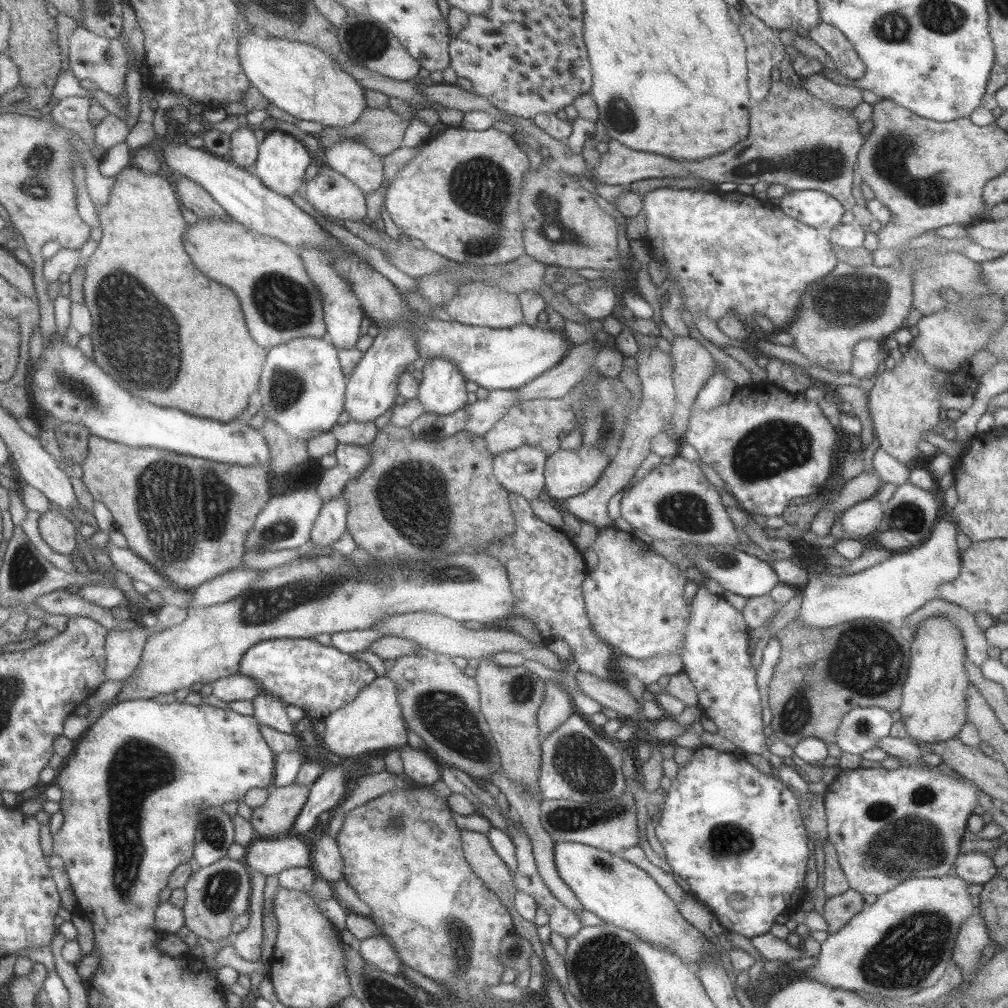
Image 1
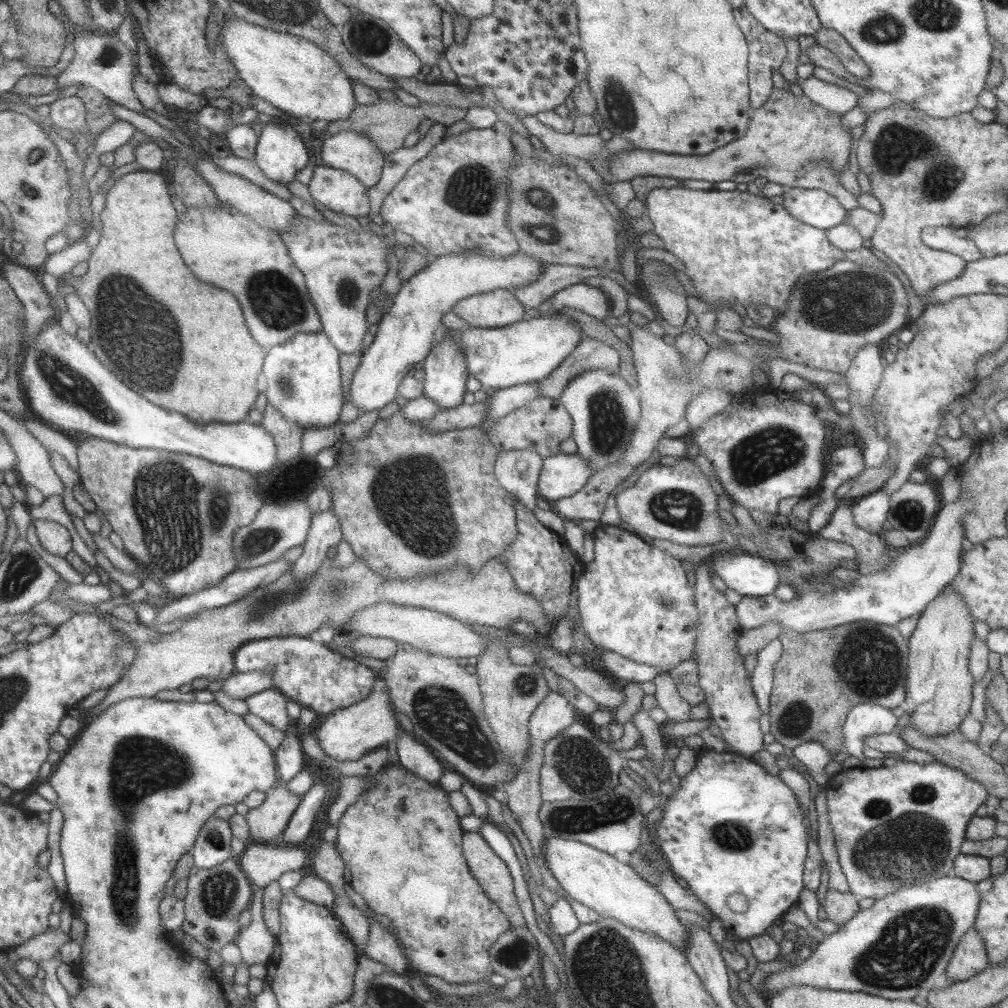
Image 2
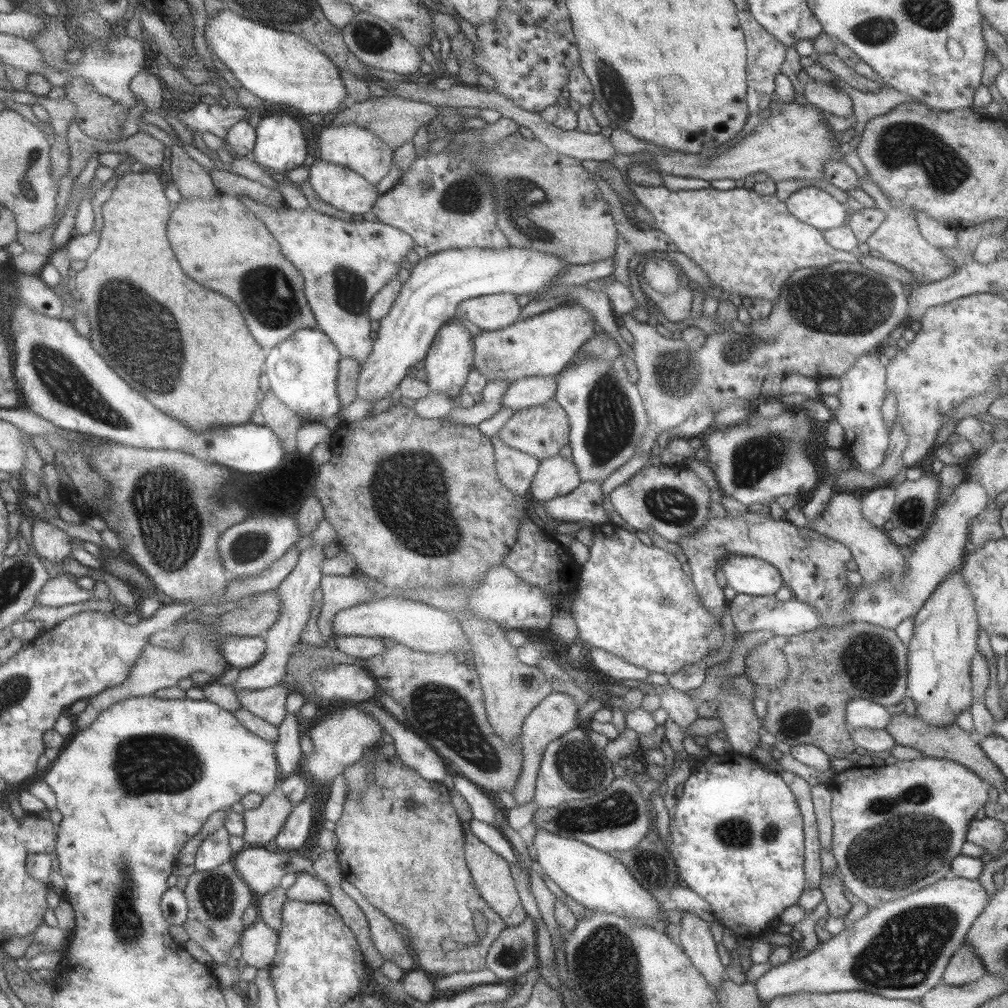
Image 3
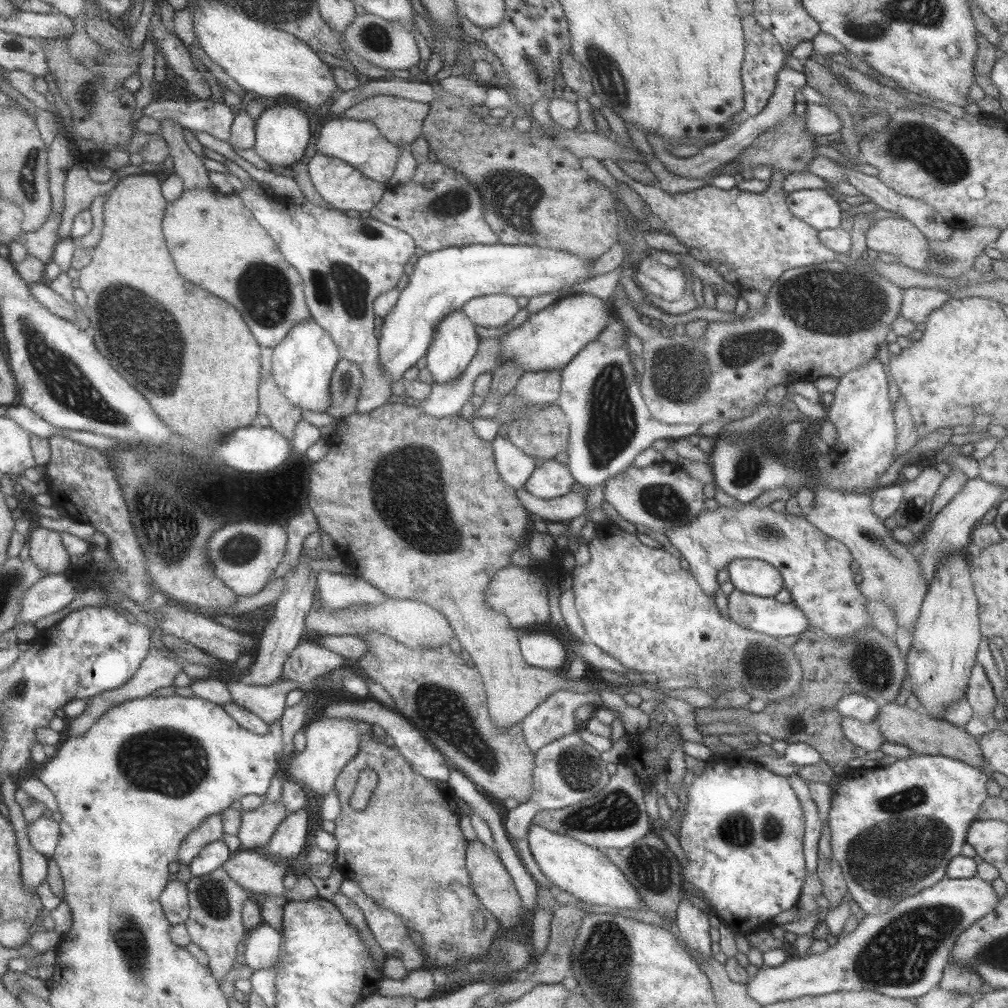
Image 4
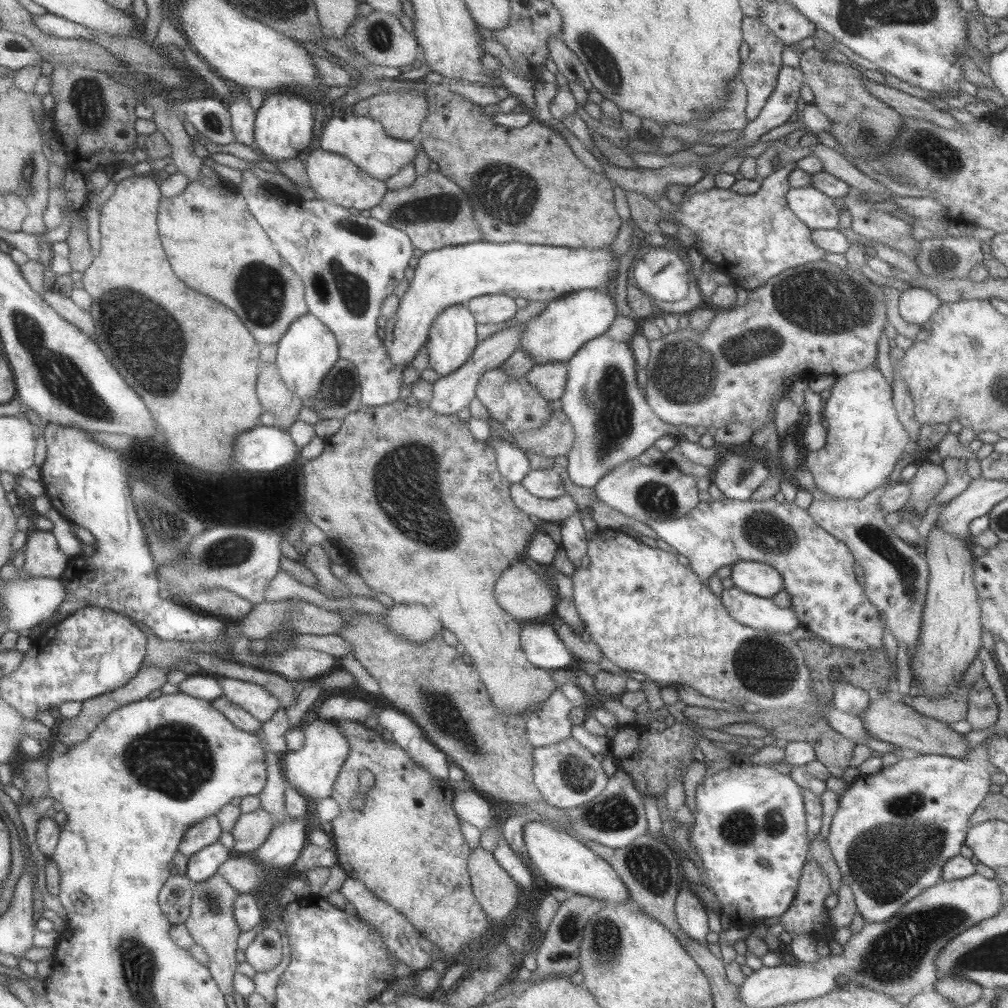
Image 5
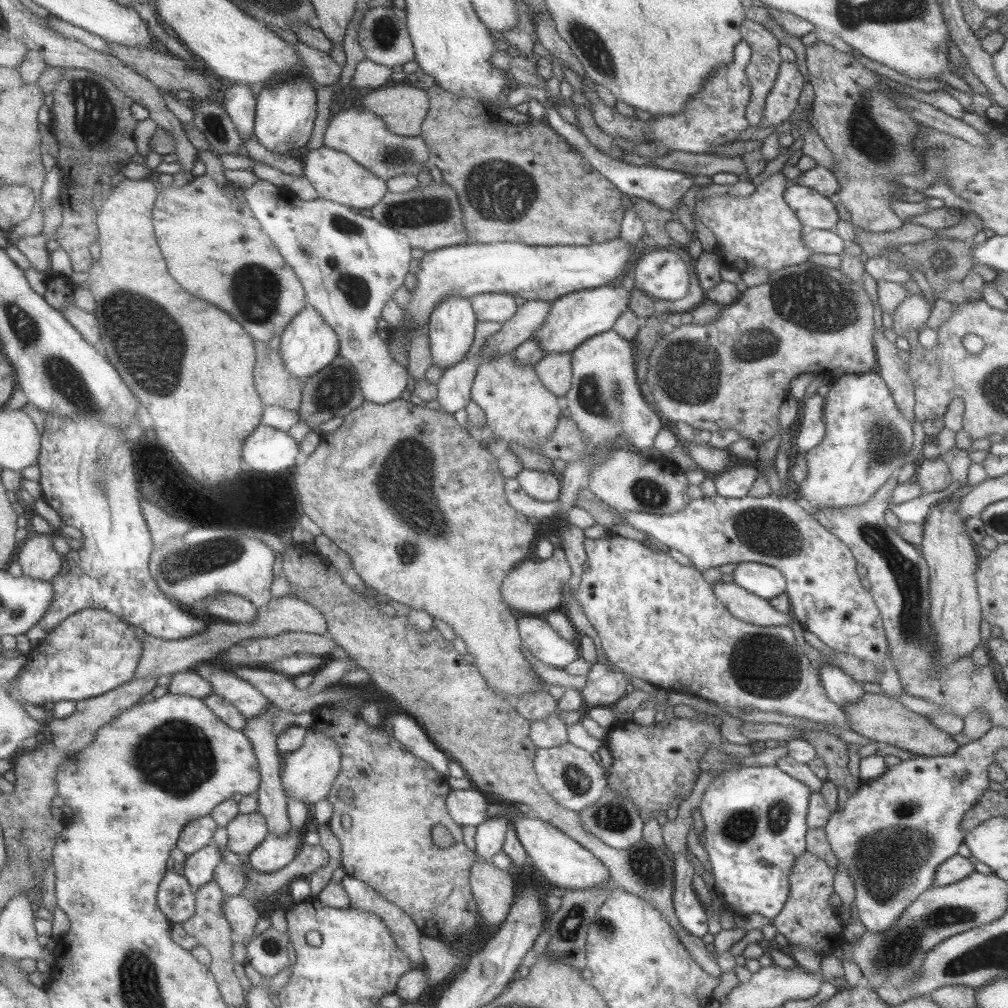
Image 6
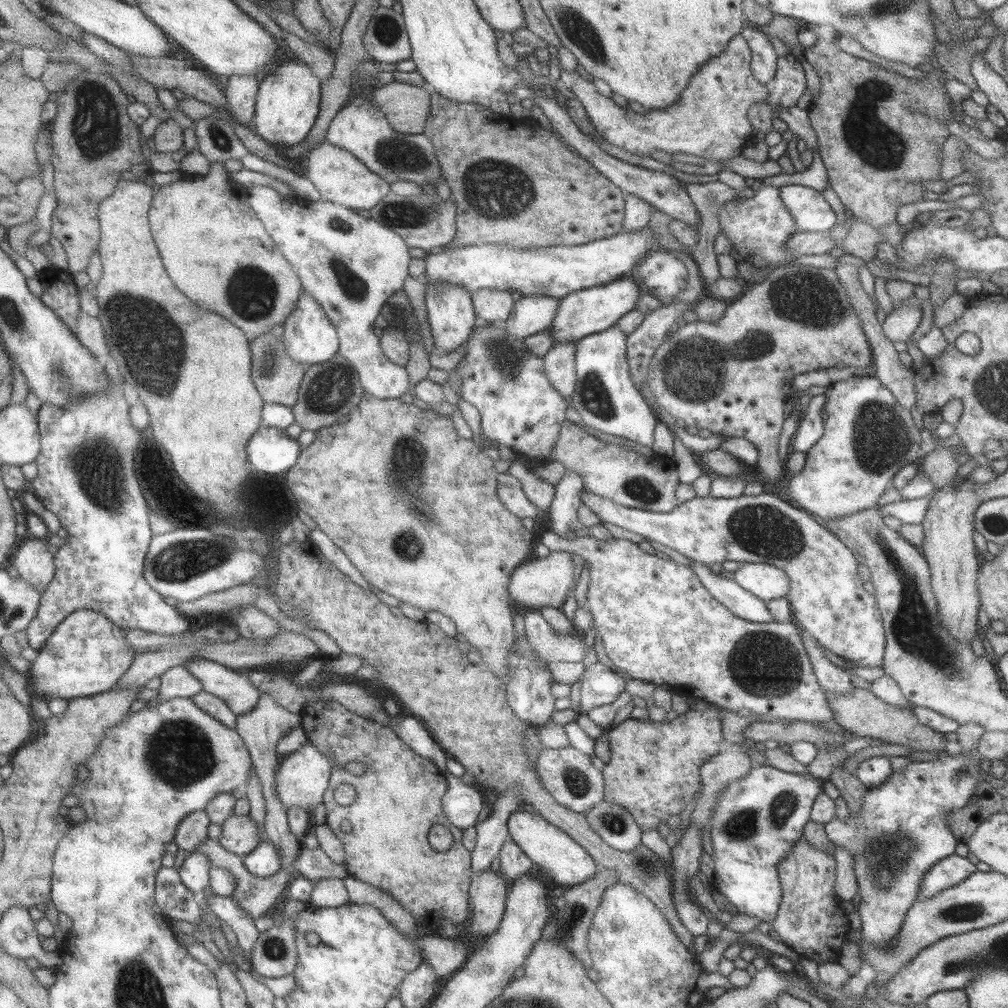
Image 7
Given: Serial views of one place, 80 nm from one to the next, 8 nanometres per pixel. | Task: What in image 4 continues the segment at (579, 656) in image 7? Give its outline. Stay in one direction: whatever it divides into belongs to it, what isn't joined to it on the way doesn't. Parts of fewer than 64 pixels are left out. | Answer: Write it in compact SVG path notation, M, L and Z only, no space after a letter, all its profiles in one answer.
M546 631L522 632L518 635L523 660L535 668L553 671L565 668L568 652L563 642Z

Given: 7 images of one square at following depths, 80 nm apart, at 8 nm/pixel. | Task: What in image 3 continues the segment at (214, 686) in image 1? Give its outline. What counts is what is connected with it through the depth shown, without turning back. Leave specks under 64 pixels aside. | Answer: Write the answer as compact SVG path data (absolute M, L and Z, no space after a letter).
M322 518L320 523L309 532L312 546L307 550L302 550L299 553L296 565L291 569L291 572L276 586L276 593L280 600L280 613L276 616L273 624L265 629L265 632L260 632L258 635L263 639L264 651L257 659L257 662L251 663L251 666L242 668L237 675L231 688L234 691L239 689L262 689L273 685L279 685L280 680L286 672L285 667L290 657L290 650L299 642L299 634L301 629L309 620L310 604L312 604L313 591L318 588L321 575L320 565L323 560L321 545L329 542L337 543L337 533L333 531L328 520Z

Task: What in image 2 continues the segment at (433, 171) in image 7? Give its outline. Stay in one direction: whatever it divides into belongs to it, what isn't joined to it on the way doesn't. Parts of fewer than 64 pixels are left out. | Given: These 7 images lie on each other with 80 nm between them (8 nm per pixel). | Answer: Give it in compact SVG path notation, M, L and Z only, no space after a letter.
M352 130L325 135L319 156L323 164L347 171L368 189L379 180L385 160L385 154L366 134Z

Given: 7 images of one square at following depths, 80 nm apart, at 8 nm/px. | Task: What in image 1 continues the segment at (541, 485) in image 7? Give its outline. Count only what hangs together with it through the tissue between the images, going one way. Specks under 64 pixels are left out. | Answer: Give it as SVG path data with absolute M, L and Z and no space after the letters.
M598 448L559 449L545 459L542 490L551 498L581 494L596 483L608 462L608 456Z

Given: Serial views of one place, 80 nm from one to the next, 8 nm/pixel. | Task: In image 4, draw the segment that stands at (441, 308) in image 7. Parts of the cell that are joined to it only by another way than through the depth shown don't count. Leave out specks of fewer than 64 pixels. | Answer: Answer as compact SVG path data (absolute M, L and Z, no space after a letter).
M460 309L449 312L434 329L431 342L425 351L426 368L435 384L449 384L458 379L467 368L478 347L480 338L475 334L475 326Z

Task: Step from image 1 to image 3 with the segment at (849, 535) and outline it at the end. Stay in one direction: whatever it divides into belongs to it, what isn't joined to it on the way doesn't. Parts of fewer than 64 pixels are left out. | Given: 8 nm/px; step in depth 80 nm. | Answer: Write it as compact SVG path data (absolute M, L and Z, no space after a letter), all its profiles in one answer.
M885 486L871 488L862 494L862 513L875 528L882 528L890 518L895 502L895 488Z

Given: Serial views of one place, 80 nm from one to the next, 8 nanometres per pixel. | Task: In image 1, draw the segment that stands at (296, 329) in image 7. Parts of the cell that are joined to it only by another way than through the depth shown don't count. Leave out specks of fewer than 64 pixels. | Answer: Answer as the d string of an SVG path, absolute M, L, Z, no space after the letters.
M297 337L268 348L260 372L259 390L264 418L278 424L293 438L306 441L329 431L344 411L347 377L342 372L336 349L325 337Z

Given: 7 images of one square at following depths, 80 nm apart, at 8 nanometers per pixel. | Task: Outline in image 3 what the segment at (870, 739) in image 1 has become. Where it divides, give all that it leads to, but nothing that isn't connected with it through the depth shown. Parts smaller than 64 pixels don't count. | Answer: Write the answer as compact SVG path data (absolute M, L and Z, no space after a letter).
M850 698L844 708L844 718L848 732L869 728L869 730L885 730L890 719L889 709L867 700L866 698Z

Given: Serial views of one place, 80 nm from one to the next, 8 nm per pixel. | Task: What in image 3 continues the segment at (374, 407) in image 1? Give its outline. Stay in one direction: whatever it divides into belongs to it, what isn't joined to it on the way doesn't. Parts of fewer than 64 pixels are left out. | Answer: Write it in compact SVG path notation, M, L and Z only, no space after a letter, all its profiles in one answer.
M463 248L429 254L411 266L409 278L401 284L393 306L379 322L376 339L369 356L361 363L359 376L355 380L357 399L375 404L390 396L401 383L407 370L423 360L433 337L443 324L451 320L458 304L477 296L506 293L529 295L541 289L549 289L559 272L571 266L557 256L543 254L529 248Z

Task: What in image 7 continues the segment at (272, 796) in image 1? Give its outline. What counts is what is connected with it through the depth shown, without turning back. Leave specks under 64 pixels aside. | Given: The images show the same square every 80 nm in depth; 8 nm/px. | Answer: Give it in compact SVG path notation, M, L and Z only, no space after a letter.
M246 815L229 816L219 825L221 834L217 841L233 854L249 854L261 840L256 833L255 823Z

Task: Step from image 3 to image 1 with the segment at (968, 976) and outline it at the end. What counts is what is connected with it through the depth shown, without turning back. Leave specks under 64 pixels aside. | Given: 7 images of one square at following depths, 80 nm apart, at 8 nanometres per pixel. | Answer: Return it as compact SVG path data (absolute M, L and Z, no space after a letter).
M974 897L973 902L974 911L959 927L951 950L950 962L960 970L960 974L963 976L978 966L983 948L989 942L988 932L986 932L984 922L978 913L978 897Z

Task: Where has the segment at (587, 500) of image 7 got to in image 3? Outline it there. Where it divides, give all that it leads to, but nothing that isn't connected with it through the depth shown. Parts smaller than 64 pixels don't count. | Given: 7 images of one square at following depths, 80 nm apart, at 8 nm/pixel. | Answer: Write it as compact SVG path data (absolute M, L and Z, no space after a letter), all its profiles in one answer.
M747 510L737 516L726 512L721 517L709 516L702 525L697 532L676 540L676 543L686 556L686 562L690 566L690 577L701 604L716 621L719 621L723 607L727 606L728 601L713 574L729 555L739 554L763 559L774 566L779 571L782 582L794 594L793 597L812 606L820 616L823 626L829 628L850 622L846 615L846 602L852 598L855 588L847 581L846 563L852 556L843 544L815 532L809 524L799 528L789 521L775 520L768 512L756 513Z

